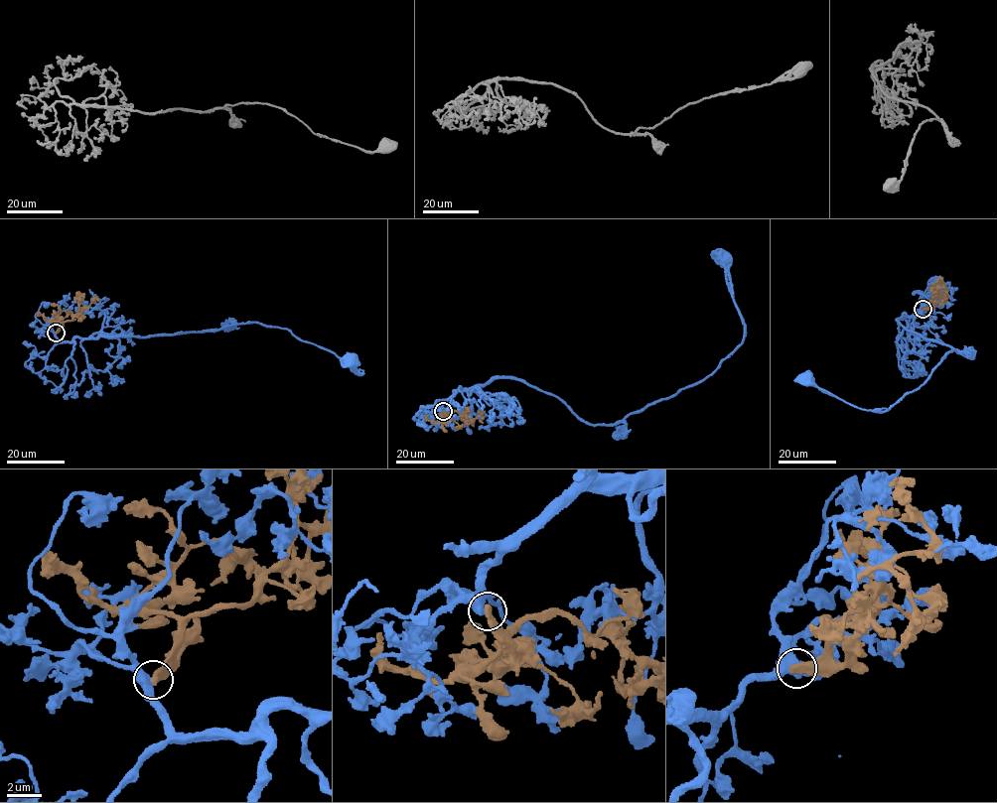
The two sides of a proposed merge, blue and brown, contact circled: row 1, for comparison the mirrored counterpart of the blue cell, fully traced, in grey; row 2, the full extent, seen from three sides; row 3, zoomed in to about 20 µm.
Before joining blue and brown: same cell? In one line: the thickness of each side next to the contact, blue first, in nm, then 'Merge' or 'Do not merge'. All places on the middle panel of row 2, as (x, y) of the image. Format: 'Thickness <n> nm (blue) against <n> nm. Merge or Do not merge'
Thickness 600 nm (blue) against 500 nm. Do not merge

